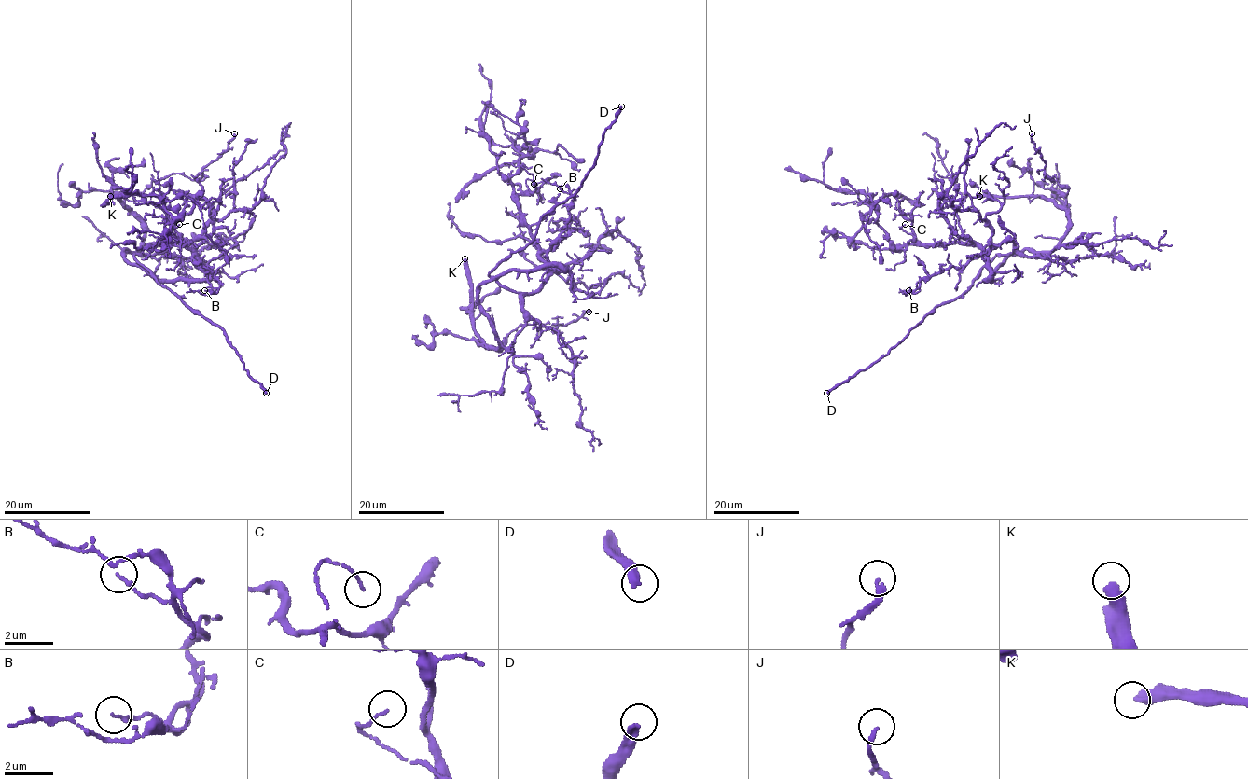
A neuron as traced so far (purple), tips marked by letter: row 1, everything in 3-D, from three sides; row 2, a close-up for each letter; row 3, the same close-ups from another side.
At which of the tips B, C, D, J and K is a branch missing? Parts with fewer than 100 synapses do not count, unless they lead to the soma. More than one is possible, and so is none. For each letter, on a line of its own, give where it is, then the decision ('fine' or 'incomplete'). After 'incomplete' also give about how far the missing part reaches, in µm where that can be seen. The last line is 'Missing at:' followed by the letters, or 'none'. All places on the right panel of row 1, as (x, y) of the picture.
B: place (908, 290); fine
C: place (905, 224); fine
D: place (826, 393); incomplete; missing 100 µm
J: place (1032, 133); fine
K: place (979, 196); incomplete; missing 50 µm
Missing at: D, K

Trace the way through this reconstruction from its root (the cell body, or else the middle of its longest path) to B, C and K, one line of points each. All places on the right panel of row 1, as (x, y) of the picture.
B: (990, 275), (988, 261), (977, 257), (960, 269), (950, 266), (924, 277), (914, 291), (908, 290)
C: (990, 275), (989, 258), (977, 244), (918, 243), (911, 234), (899, 228), (905, 224)
K: (990, 275), (987, 281), (1010, 255), (1025, 249), (1050, 251), (1068, 229), (1068, 214), (1036, 196), (979, 196)

